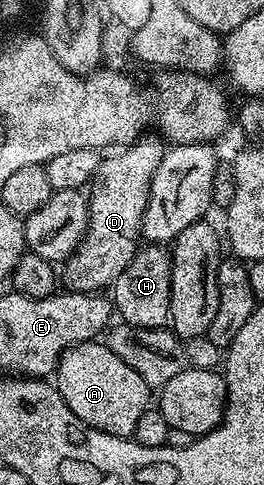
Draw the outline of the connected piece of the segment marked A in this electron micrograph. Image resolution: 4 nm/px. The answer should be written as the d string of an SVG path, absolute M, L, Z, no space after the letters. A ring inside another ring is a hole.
M90 341L69 347L57 362L55 386L63 401L89 427L112 435L132 436L139 417L150 410L151 389L131 365L115 357L104 342Z

